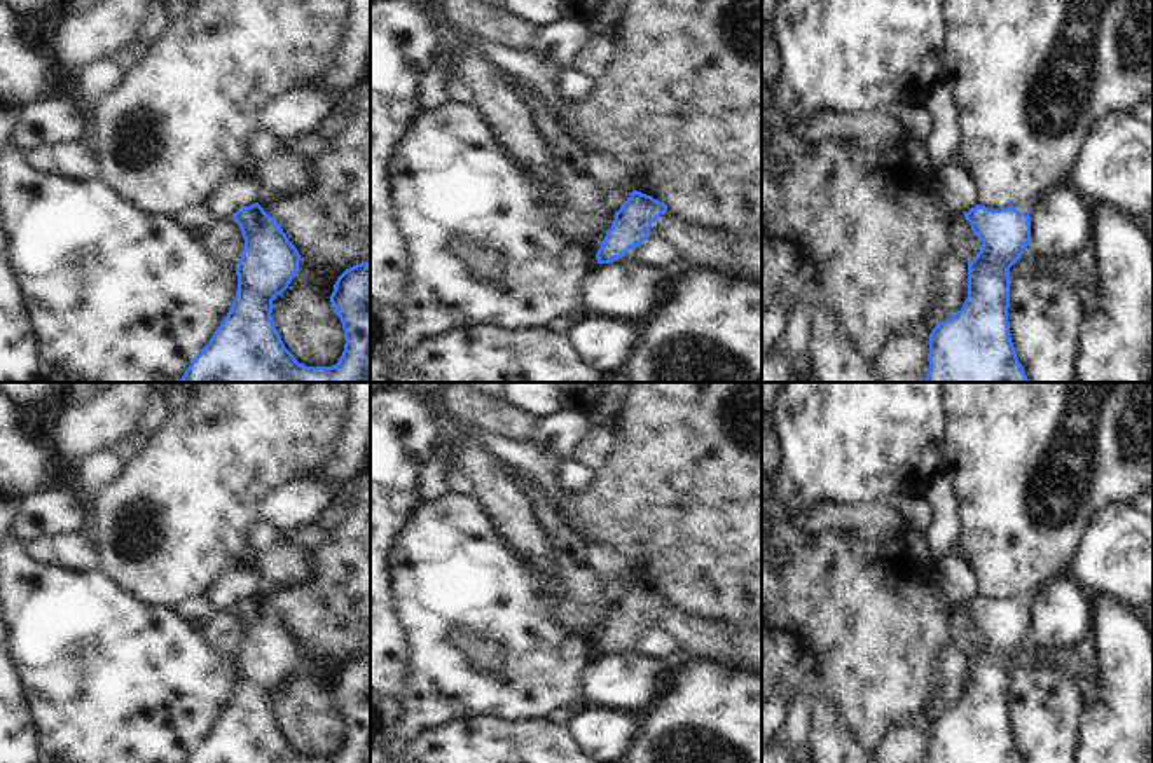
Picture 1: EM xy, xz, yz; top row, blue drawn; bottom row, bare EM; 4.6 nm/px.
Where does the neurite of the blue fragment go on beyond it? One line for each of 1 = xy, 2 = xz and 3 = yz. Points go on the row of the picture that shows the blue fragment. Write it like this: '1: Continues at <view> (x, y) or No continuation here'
1: No continuation here
2: No continuation here
3: No continuation here.

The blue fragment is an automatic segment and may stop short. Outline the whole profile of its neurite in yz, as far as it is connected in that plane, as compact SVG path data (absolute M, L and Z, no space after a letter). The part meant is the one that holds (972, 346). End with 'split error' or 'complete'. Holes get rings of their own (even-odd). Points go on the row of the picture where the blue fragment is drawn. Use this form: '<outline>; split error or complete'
M980 204L964 217L982 250L968 262L963 307L929 333L926 382L1029 382L1010 337L1008 271L1029 244L1031 217Z; complete

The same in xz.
M632 190L631 197L615 211L615 220L604 236L596 258L597 264L610 264L639 246L650 237L652 223L667 211L667 204L652 196Z; complete

